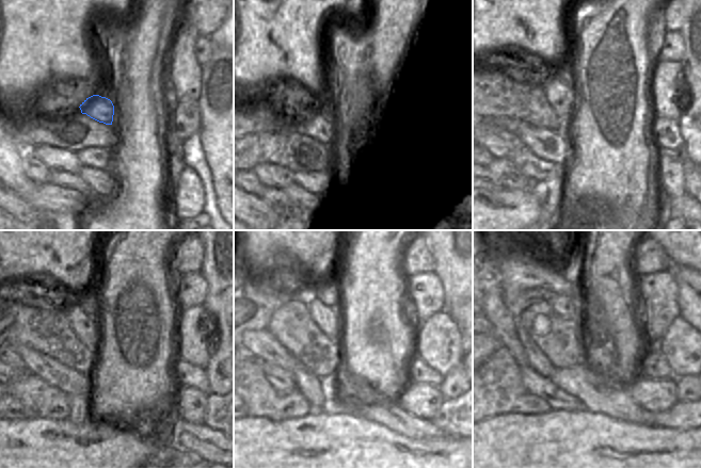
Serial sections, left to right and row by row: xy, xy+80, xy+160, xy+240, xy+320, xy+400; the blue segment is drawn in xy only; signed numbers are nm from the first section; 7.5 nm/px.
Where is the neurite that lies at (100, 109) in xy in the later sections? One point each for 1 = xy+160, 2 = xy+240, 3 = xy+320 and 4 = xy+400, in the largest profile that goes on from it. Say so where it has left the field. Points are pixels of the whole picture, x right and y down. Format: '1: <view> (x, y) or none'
1: xy+160 (561, 96)
2: xy+240 (85, 327)
3: xy+320 (328, 318)
4: xy+400 (566, 307)

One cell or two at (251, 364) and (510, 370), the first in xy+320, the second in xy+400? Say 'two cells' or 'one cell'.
one cell

